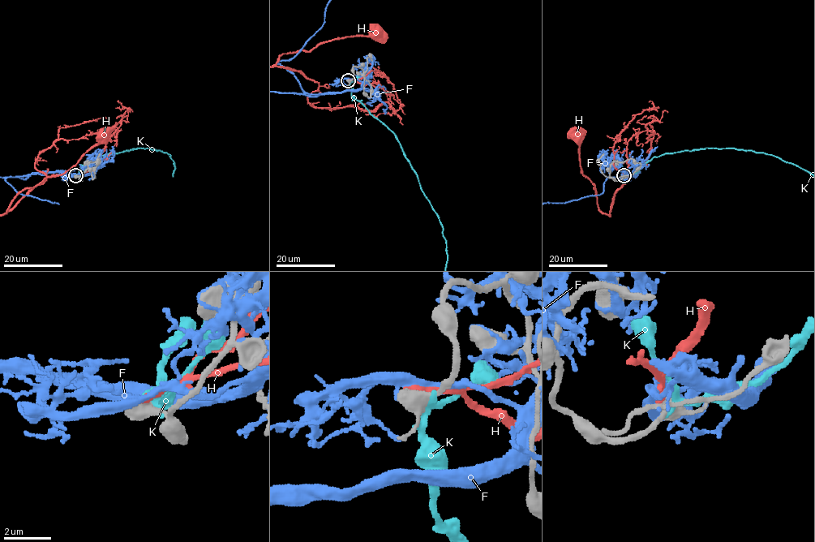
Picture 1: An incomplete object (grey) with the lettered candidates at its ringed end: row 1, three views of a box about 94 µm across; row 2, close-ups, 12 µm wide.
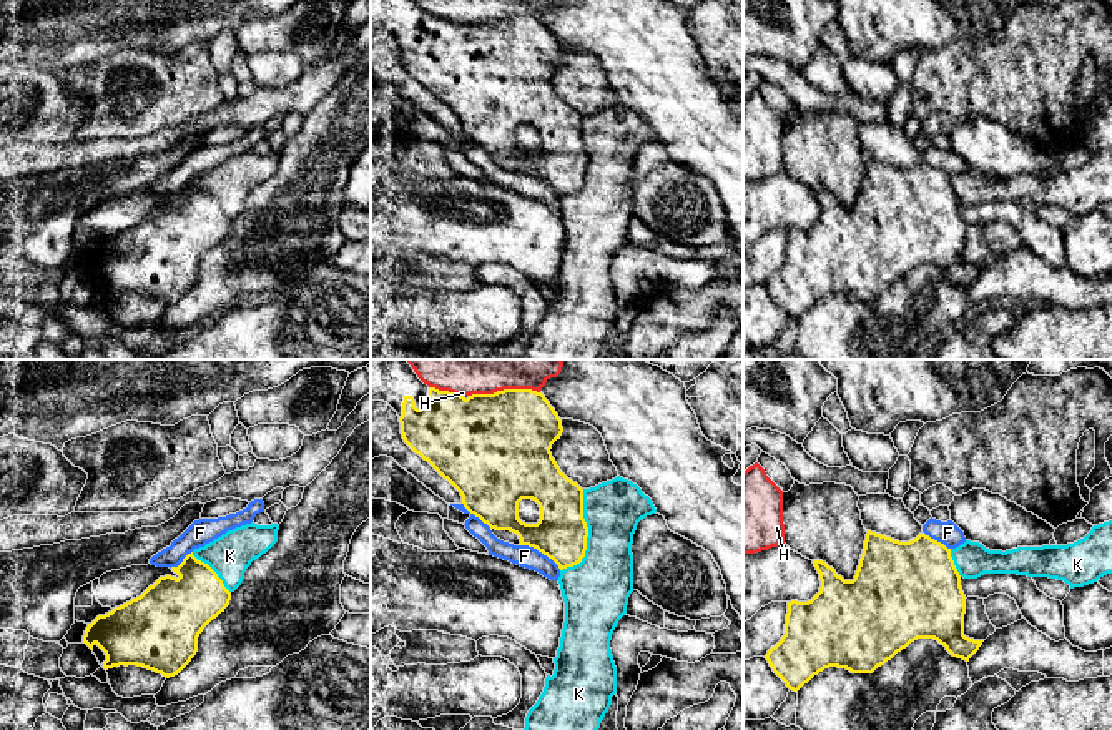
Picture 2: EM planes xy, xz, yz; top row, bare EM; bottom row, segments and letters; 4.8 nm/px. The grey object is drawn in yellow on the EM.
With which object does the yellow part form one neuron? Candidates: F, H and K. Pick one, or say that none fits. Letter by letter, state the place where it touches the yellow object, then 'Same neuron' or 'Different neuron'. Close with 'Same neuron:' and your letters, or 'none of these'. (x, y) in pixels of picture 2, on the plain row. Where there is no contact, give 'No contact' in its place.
F: Touches yellow at xz (541, 178). Different neuron
H: Touches yellow at xz (504, 17). Different neuron
K: Touches yellow at xz (587, 163). Different neuron
Same neuron: none of these

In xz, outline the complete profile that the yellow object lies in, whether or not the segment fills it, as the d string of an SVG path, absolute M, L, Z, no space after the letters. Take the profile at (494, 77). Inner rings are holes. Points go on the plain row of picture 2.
M371 0L371 28L384 28L397 40L404 70L460 120L470 141L490 156L517 161L519 173L537 176L560 198L582 190L588 165L583 116L552 85L552 72L563 55L542 20L504 17L460 23L429 15L416 0ZM522 126L539 131L537 151L519 146Z

